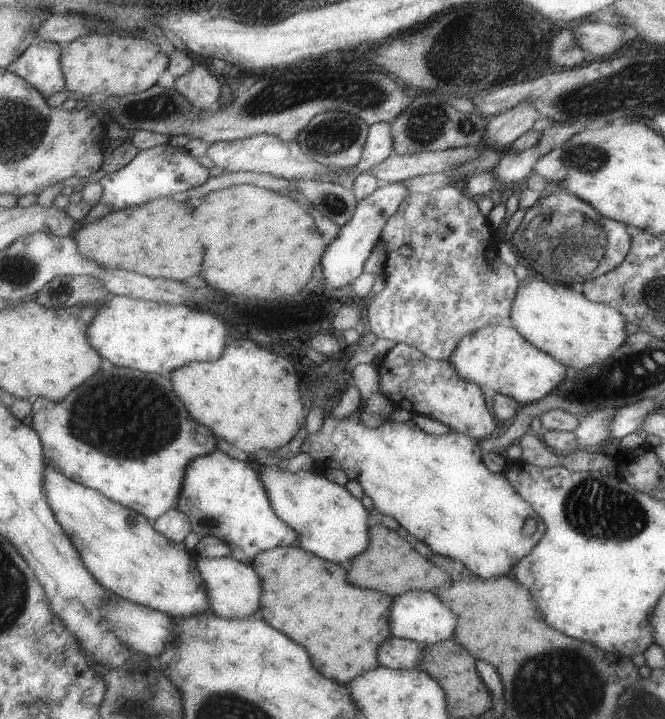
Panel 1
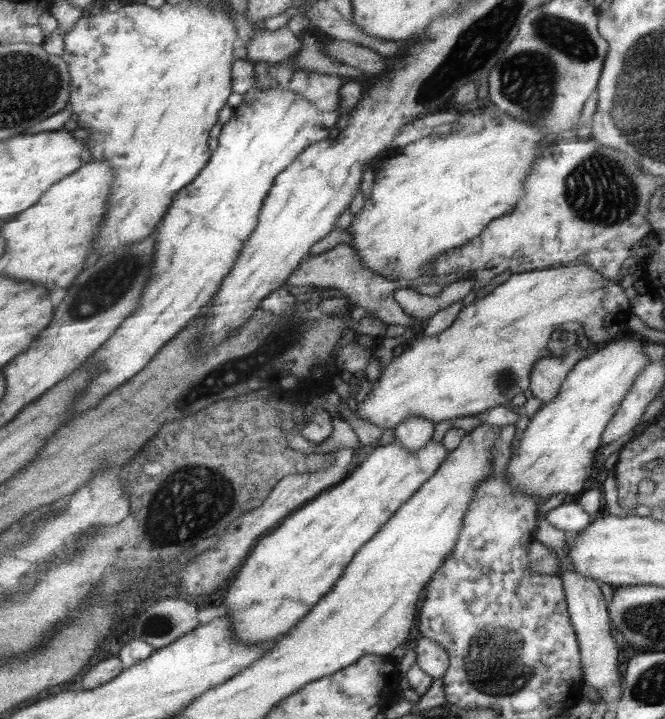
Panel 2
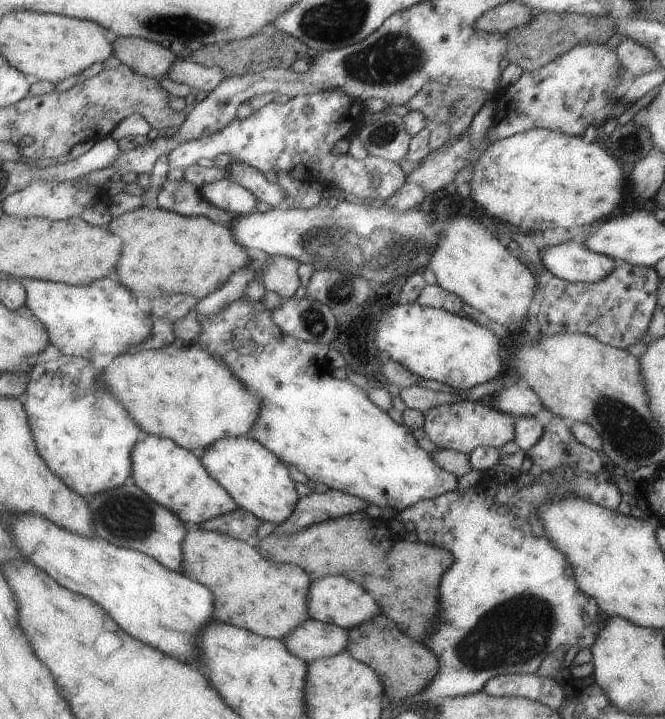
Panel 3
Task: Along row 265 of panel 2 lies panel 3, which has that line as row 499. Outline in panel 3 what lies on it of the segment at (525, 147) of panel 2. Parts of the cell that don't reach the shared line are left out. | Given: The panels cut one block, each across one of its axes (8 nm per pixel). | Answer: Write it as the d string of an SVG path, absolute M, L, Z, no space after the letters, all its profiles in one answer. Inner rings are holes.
M243 297L225 308L221 314L201 316L193 309L190 315L203 328L197 344L214 354L215 358L227 362L237 378L249 390L259 394L259 398L263 398L261 416L247 436L263 443L263 446L273 454L278 454L287 465L295 466L309 478L311 485L317 482L325 484L329 489L360 496L371 502L373 511L379 508L400 511L423 499L432 499L453 491L457 486L457 477L439 468L431 455L415 444L412 430L405 425L395 424L387 416L387 412L369 400L367 392L348 379L337 379L331 374L323 374L323 362L319 362L317 358L323 350L321 344L305 342L285 334L261 299L250 300ZM319 412L321 422L313 424L313 418L317 418Z

